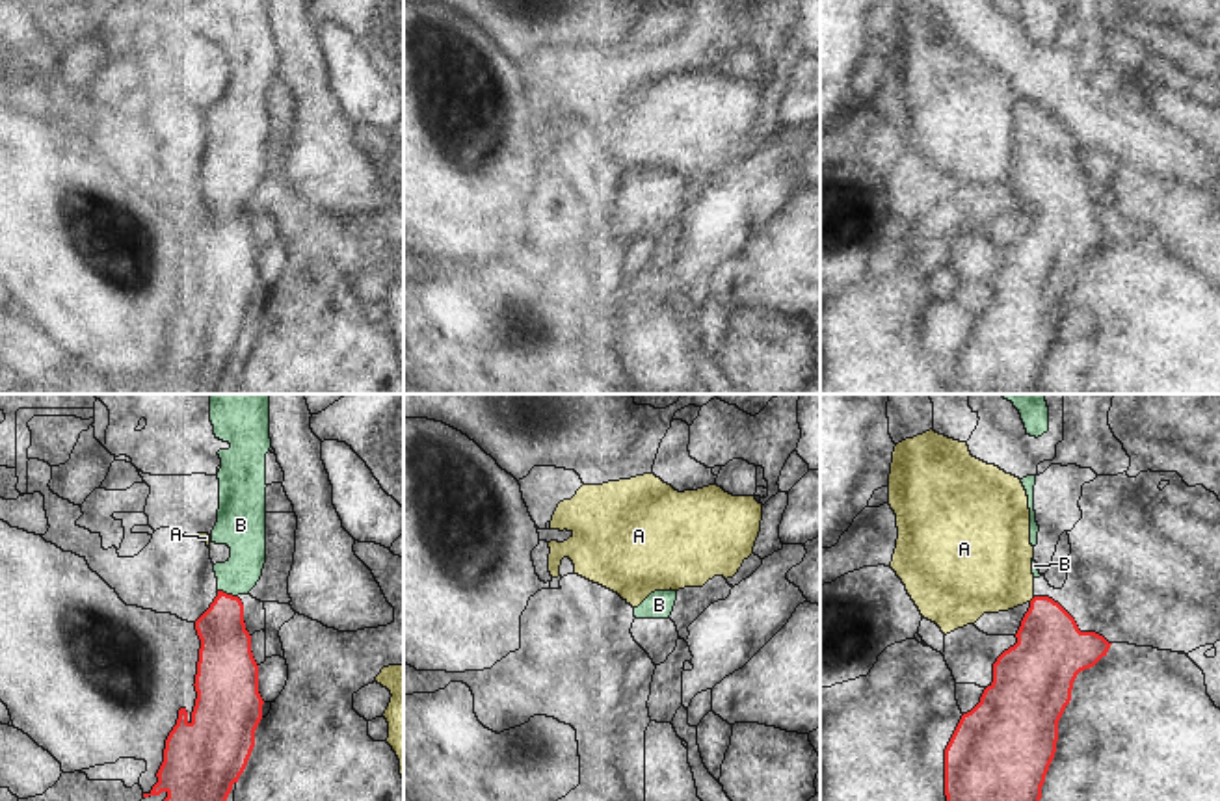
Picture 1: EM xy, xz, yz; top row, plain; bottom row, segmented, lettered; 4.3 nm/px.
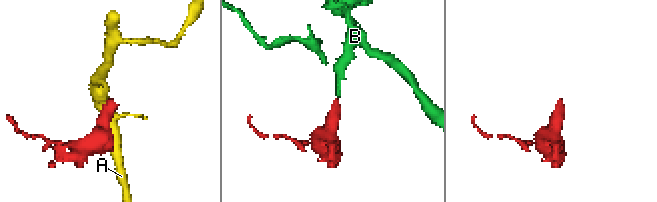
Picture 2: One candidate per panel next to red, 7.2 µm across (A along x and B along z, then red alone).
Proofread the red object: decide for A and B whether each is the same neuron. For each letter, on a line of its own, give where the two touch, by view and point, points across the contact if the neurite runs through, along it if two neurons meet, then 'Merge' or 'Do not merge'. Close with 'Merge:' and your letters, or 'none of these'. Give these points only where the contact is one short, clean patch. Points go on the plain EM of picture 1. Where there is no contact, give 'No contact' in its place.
A: Touches red at yz (1033, 183). Do not merge
B: Touches red at xy (225, 177). Merge
Merge: B

